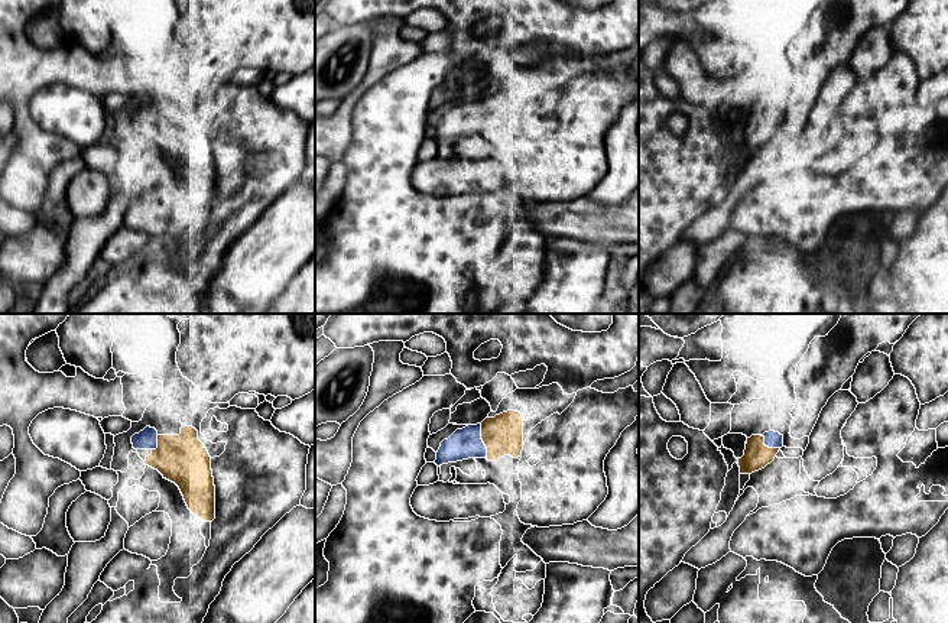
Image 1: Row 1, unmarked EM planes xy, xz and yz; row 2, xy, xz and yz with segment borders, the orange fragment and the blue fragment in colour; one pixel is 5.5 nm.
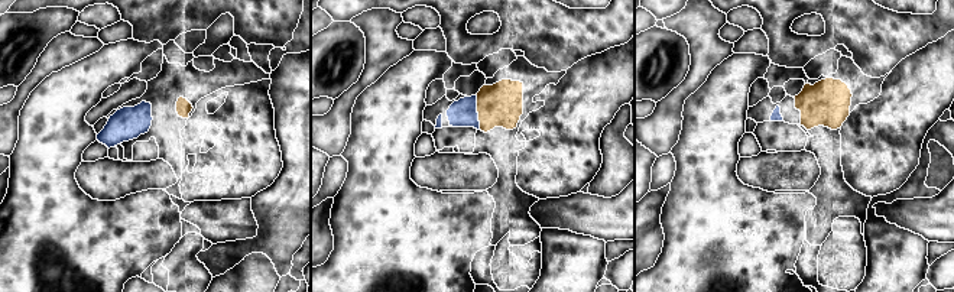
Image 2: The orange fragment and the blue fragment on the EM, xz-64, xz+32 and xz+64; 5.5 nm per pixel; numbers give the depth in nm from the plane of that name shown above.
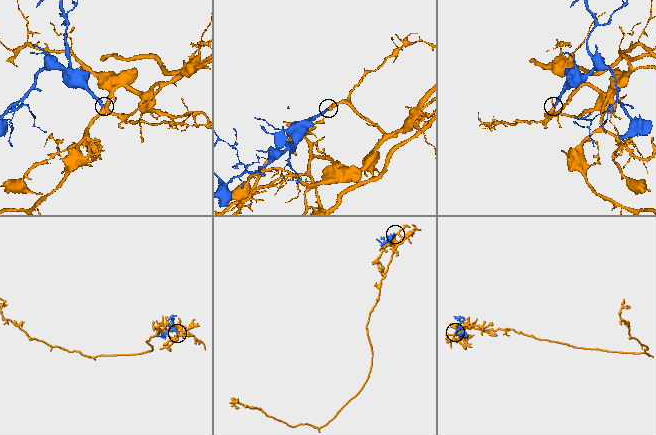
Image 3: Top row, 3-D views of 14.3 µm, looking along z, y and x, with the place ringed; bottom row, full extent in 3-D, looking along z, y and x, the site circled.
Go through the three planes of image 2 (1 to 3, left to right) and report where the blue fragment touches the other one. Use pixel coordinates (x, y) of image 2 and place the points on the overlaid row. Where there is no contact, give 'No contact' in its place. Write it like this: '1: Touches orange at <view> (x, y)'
1: No contact
2: Touches orange at xz+32 (477, 112)
3: No contact

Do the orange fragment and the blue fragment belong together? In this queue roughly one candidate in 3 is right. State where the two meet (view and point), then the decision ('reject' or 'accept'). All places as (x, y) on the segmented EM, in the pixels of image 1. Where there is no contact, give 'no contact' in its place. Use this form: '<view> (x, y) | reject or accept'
xz (483, 441) | accept

